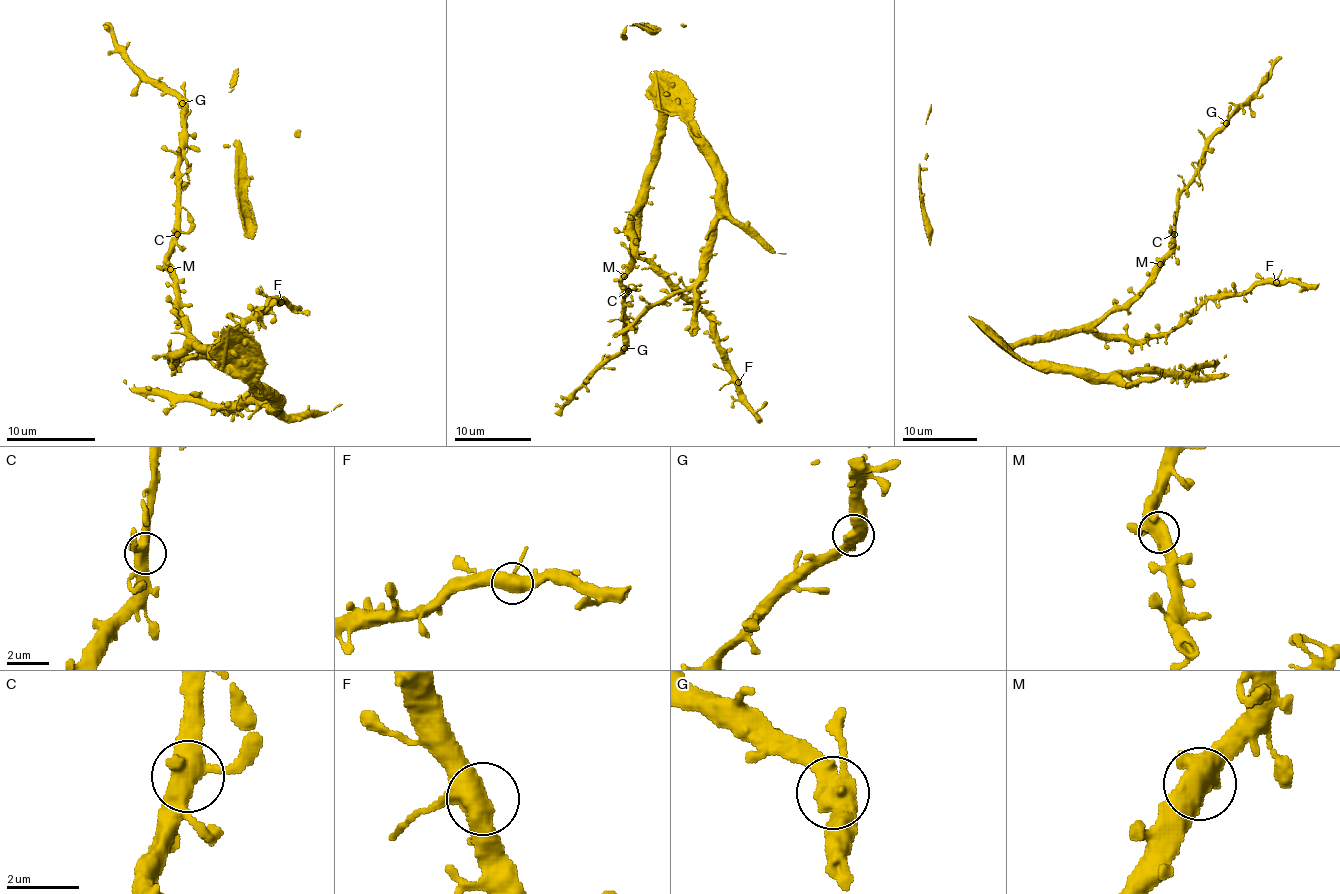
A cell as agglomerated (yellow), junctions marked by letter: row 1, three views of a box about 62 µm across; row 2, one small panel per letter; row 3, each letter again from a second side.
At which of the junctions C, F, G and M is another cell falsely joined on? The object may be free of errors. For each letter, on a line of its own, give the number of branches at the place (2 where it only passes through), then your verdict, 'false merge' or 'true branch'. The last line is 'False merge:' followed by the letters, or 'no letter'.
C: 3 | true branch
F: 3 | true branch
G: 3 | true branch
M: 3 | true branch
False merge: no letter

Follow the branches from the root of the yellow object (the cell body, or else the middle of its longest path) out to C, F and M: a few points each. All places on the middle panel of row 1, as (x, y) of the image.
C: (645, 185), (640, 236), (621, 278), (628, 291)
F: (645, 185), (645, 202), (633, 217), (635, 252), (664, 271), (709, 321), (709, 335), (725, 368), (738, 382)
M: (645, 185), (640, 236), (633, 246), (629, 272), (624, 276)

